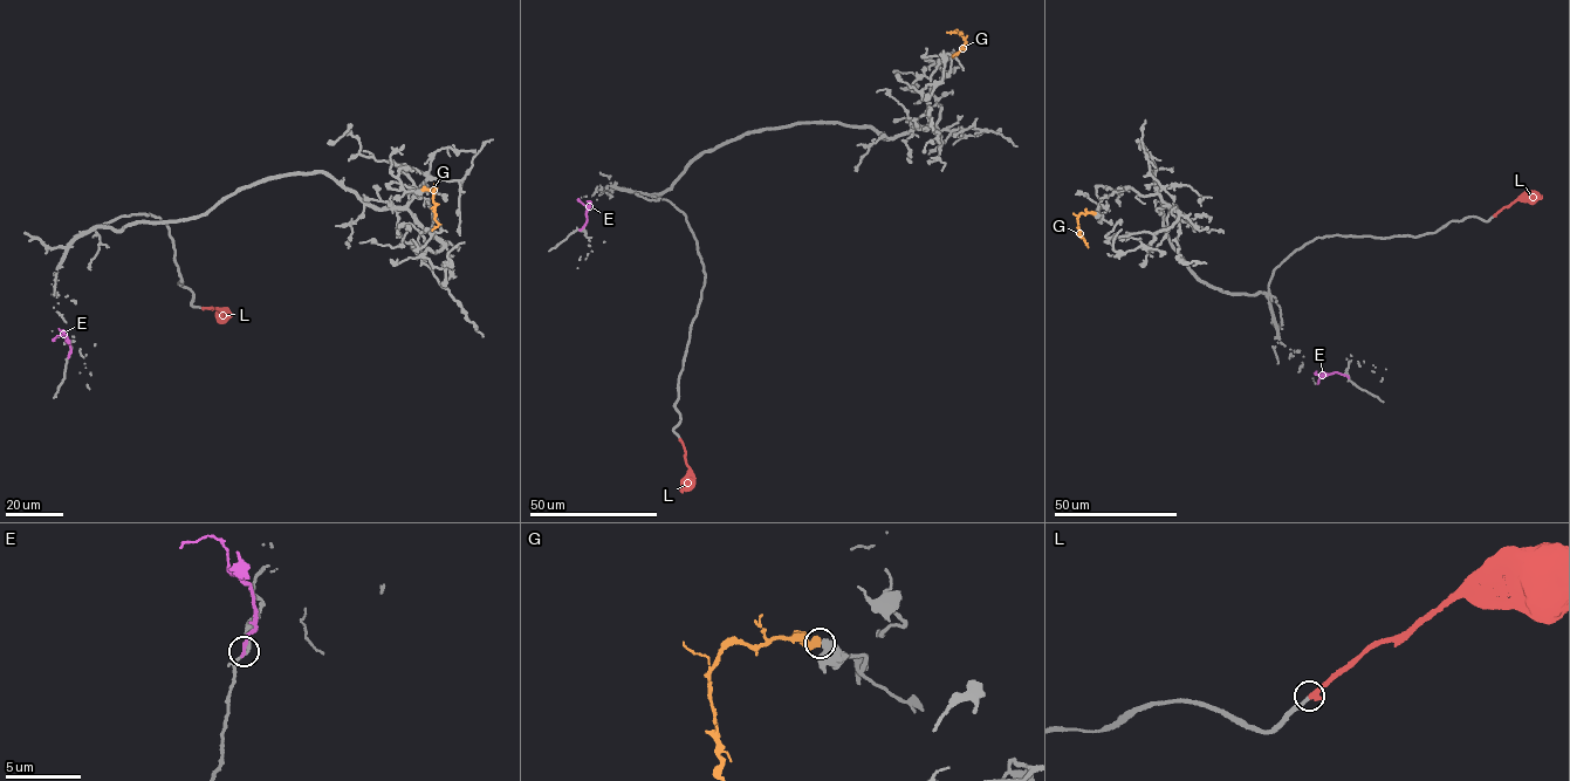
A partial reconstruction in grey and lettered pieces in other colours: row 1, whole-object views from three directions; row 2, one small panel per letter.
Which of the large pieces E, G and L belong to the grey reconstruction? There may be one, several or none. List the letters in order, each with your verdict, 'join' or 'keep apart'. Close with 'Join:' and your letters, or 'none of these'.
E: keep apart
G: keep apart
L: join
Join: L

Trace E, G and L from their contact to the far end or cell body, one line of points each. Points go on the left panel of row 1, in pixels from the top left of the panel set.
E: (68, 357), (69, 344), (59, 328)
G: (423, 190), (436, 189), (433, 198), (438, 225), (432, 230)
L: (203, 307), (220, 310), (220, 320), (218, 317)

